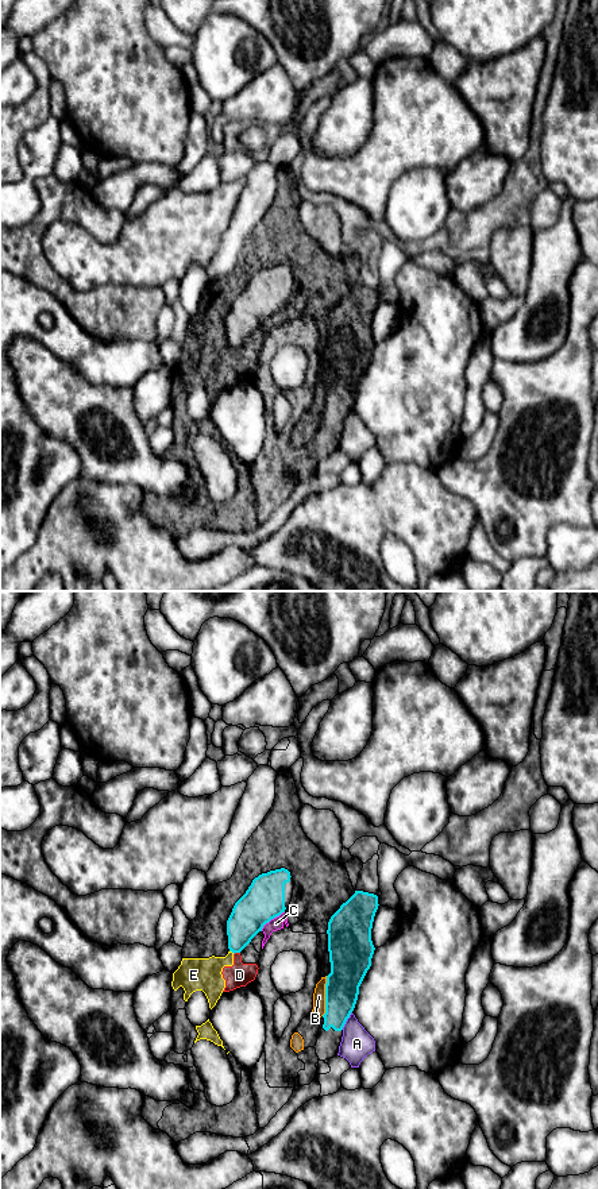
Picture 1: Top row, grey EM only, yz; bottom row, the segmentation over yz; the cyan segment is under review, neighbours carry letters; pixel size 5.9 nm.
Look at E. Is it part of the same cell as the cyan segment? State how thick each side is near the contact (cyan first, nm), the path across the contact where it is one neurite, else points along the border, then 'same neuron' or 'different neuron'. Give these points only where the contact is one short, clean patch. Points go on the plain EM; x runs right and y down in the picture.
220 nm thick on the cyan side, 190 nm on the other; border along yz (230, 346), (234, 348); different neuron

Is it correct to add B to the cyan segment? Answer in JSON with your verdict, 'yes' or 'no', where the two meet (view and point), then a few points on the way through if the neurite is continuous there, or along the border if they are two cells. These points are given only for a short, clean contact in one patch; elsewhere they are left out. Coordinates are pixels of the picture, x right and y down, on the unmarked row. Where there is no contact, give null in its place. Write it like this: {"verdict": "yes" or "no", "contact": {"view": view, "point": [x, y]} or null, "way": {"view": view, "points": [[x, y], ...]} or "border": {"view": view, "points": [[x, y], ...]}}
{"verdict": "no", "contact": {"view": "yz", "point": [325, 392]}}

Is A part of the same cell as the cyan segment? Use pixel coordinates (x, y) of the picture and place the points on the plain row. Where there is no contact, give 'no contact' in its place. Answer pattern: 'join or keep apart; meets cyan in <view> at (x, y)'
keep apart; meets cyan in yz at (346, 416)

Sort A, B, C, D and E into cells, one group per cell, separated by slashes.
A / B C D E

